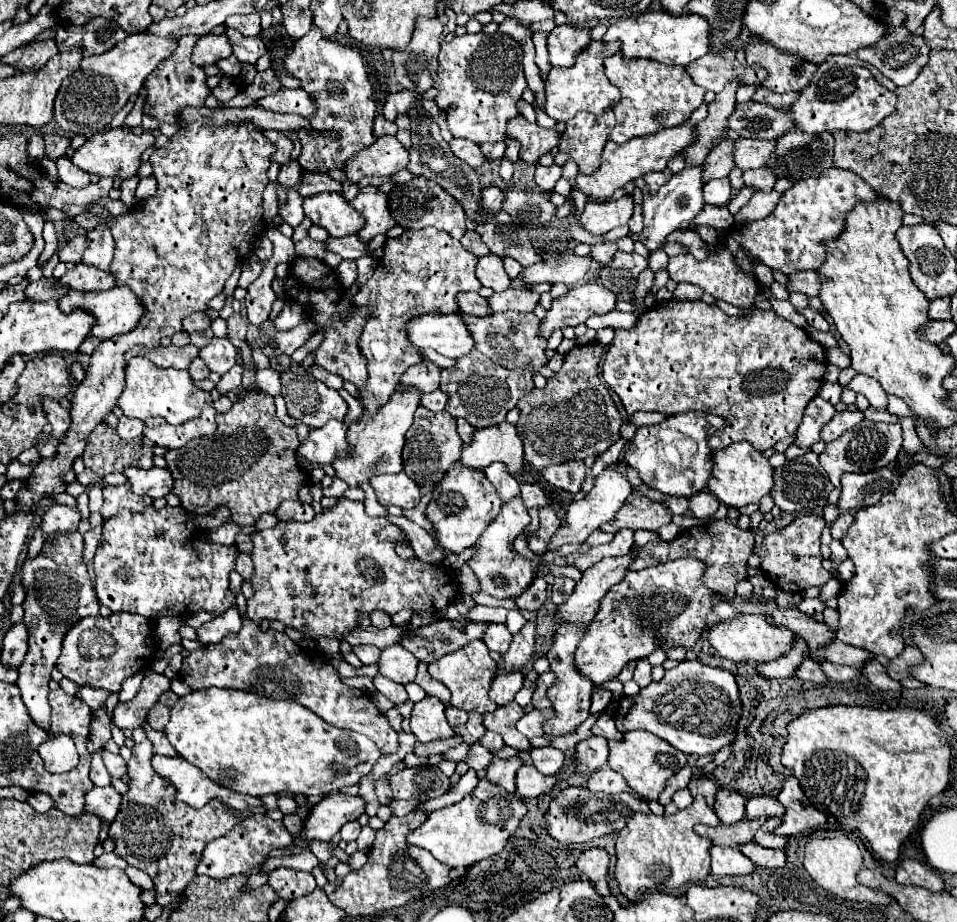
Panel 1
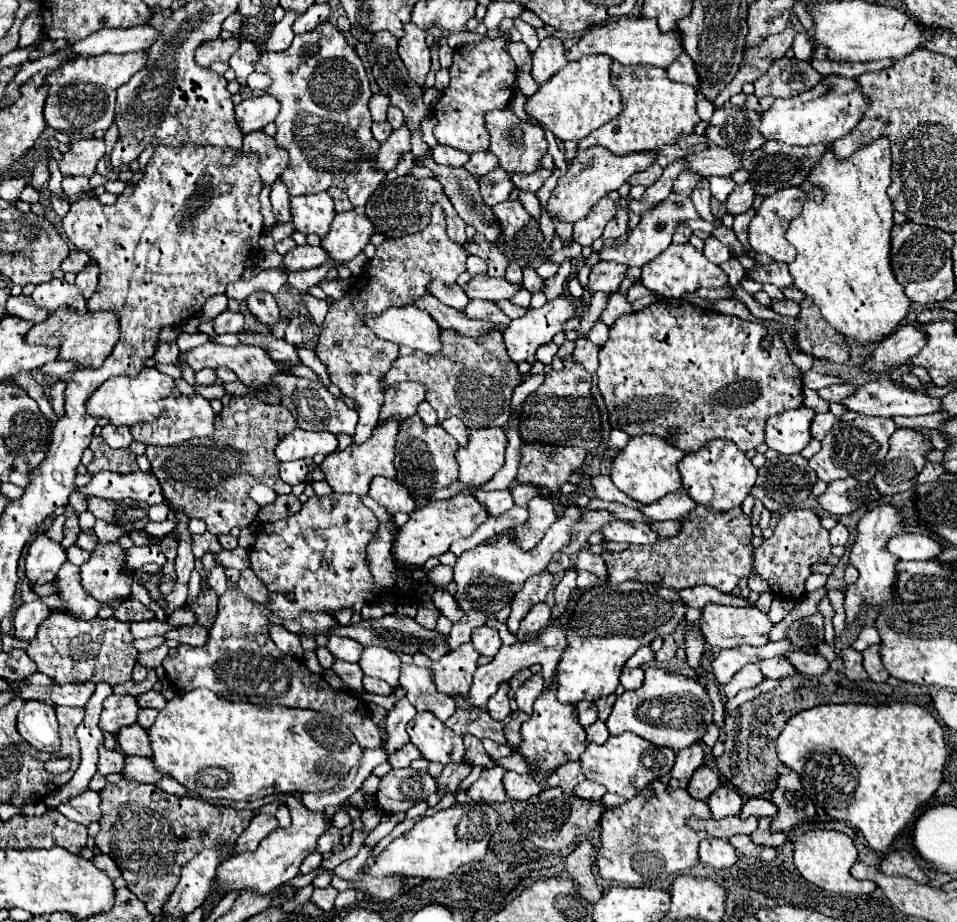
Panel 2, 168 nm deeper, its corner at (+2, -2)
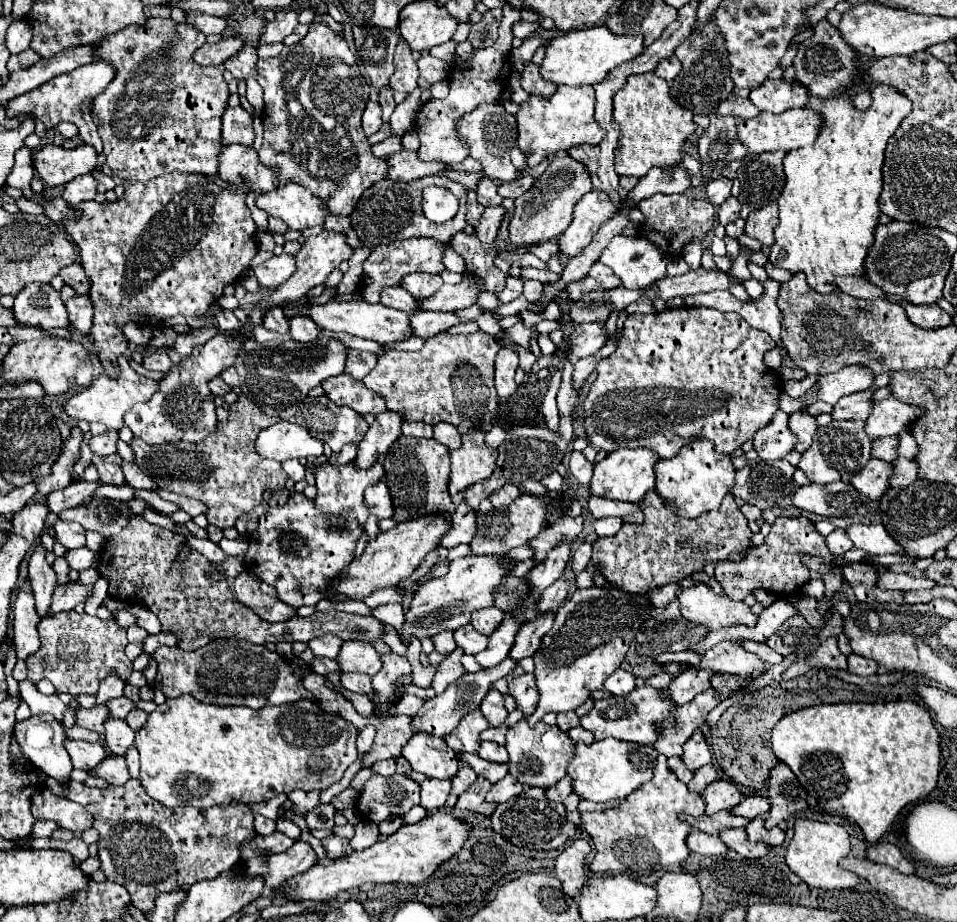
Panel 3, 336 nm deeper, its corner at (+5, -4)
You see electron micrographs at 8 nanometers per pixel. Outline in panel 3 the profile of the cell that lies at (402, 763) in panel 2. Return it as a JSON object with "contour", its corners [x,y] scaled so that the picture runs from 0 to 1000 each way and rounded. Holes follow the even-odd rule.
{"contour":[[[406,822],[406,824],[398,824],[398,826],[392,826],[388,831],[388,835],[392,839],[400,839],[400,842],[409,842],[413,837],[413,831],[415,831],[415,822]]]}

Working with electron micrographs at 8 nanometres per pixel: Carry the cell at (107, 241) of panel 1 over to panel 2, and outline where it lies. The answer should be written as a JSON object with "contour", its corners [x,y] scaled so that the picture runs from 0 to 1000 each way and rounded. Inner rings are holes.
{"contour":[[[92,284],[92,291],[88,291],[88,295],[84,295],[84,297],[79,297],[79,306],[77,308],[86,315],[86,321],[92,325],[100,317],[100,308],[102,308],[100,286]]]}

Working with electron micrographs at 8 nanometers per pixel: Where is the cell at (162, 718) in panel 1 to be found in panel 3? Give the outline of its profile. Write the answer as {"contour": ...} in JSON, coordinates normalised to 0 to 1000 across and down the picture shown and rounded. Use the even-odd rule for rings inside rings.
{"contour":[[[141,768],[141,770],[137,770],[135,774],[133,774],[133,779],[131,779],[131,783],[143,794],[152,783],[154,783],[154,774],[149,772],[149,770],[145,770],[145,768]]]}

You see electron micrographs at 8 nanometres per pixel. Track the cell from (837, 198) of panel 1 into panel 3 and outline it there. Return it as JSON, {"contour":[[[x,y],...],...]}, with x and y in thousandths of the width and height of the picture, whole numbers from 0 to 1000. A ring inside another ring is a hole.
{"contour":[[[812,219],[787,228],[778,239],[778,254],[793,260],[797,267],[808,267],[808,249],[812,245]]]}

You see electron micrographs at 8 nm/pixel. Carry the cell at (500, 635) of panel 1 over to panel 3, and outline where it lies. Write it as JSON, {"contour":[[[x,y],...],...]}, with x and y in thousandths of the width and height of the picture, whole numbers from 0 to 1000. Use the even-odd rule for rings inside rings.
{"contour":[[[486,677],[480,683],[475,683],[475,696],[486,705],[486,709],[501,709],[507,705],[511,692],[494,681],[494,677]]]}

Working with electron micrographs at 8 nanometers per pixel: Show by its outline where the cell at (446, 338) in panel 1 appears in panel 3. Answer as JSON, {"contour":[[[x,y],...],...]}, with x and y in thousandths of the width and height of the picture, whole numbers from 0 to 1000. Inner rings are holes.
{"contour":[[[344,325],[342,330],[335,330],[335,332],[323,332],[323,343],[333,356],[350,358],[350,360],[365,360],[369,364],[392,369],[396,373],[419,371],[432,364],[432,358],[427,354],[427,343],[423,338],[411,336],[398,330],[383,330],[379,325],[363,325],[363,328]]]}

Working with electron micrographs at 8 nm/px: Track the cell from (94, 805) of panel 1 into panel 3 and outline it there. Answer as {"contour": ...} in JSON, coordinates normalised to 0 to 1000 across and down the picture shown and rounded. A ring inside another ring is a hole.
{"contour":[[[43,855],[39,861],[34,861],[32,881],[37,887],[55,889],[64,898],[76,902],[89,902],[97,898],[97,885],[87,874],[70,866],[60,866],[55,859],[51,859],[51,855]]]}

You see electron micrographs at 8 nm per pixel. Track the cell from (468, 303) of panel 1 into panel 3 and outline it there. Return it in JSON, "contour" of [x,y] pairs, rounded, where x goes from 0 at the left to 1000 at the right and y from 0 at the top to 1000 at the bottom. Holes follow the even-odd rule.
{"contour":[[[436,295],[436,297],[427,297],[419,304],[419,310],[423,315],[427,315],[434,323],[450,323],[461,310],[463,310],[463,304],[461,299],[452,299],[452,297],[442,297],[442,295]]]}

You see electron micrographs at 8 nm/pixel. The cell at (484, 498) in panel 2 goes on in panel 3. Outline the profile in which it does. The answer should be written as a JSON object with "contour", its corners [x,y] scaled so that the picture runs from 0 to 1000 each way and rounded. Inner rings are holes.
{"contour":[[[482,542],[475,551],[471,575],[461,584],[459,592],[473,594],[484,588],[490,590],[494,586],[494,579],[498,579],[498,560],[501,560],[501,555],[490,553],[490,547],[486,542]]]}

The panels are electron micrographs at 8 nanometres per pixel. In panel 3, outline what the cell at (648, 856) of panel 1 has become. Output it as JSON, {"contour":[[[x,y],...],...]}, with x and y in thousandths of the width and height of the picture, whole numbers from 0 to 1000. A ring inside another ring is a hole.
{"contour":[[[689,820],[687,835],[682,844],[672,850],[668,857],[659,859],[647,874],[632,881],[609,881],[609,898],[622,913],[622,931],[618,935],[618,946],[624,950],[653,948],[661,954],[676,952],[689,946],[693,939],[712,937],[718,933],[720,922],[716,909],[722,902],[722,896],[714,892],[712,883],[735,883],[737,870],[732,863],[718,857],[714,848],[697,833],[697,822]]]}

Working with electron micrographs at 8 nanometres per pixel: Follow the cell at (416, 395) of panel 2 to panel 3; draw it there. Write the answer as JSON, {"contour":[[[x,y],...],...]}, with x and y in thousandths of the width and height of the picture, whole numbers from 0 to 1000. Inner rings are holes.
{"contour":[[[400,447],[392,451],[392,458],[386,462],[381,475],[375,479],[375,490],[371,503],[375,508],[386,508],[396,495],[402,495],[406,484],[419,473],[419,449]]]}

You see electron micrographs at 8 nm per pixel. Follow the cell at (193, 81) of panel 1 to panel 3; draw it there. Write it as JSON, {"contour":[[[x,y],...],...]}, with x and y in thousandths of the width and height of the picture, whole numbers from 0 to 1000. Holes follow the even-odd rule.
{"contour":[[[156,20],[149,28],[135,28],[122,37],[114,37],[112,41],[106,43],[106,54],[103,54],[103,63],[106,65],[114,65],[120,74],[122,74],[122,82],[120,87],[110,95],[110,100],[106,100],[97,115],[97,130],[103,139],[103,148],[108,152],[110,158],[110,169],[112,169],[112,180],[118,184],[120,191],[129,193],[131,197],[149,197],[154,200],[156,195],[172,189],[172,187],[208,187],[208,189],[216,189],[216,191],[227,191],[227,171],[231,167],[231,163],[235,158],[231,158],[231,126],[237,119],[237,106],[239,106],[239,95],[237,89],[233,85],[233,77],[229,73],[216,72],[212,73],[202,65],[202,56],[214,46],[214,37],[208,35],[204,28],[200,28],[195,22],[193,24],[181,24],[179,20]]]}

